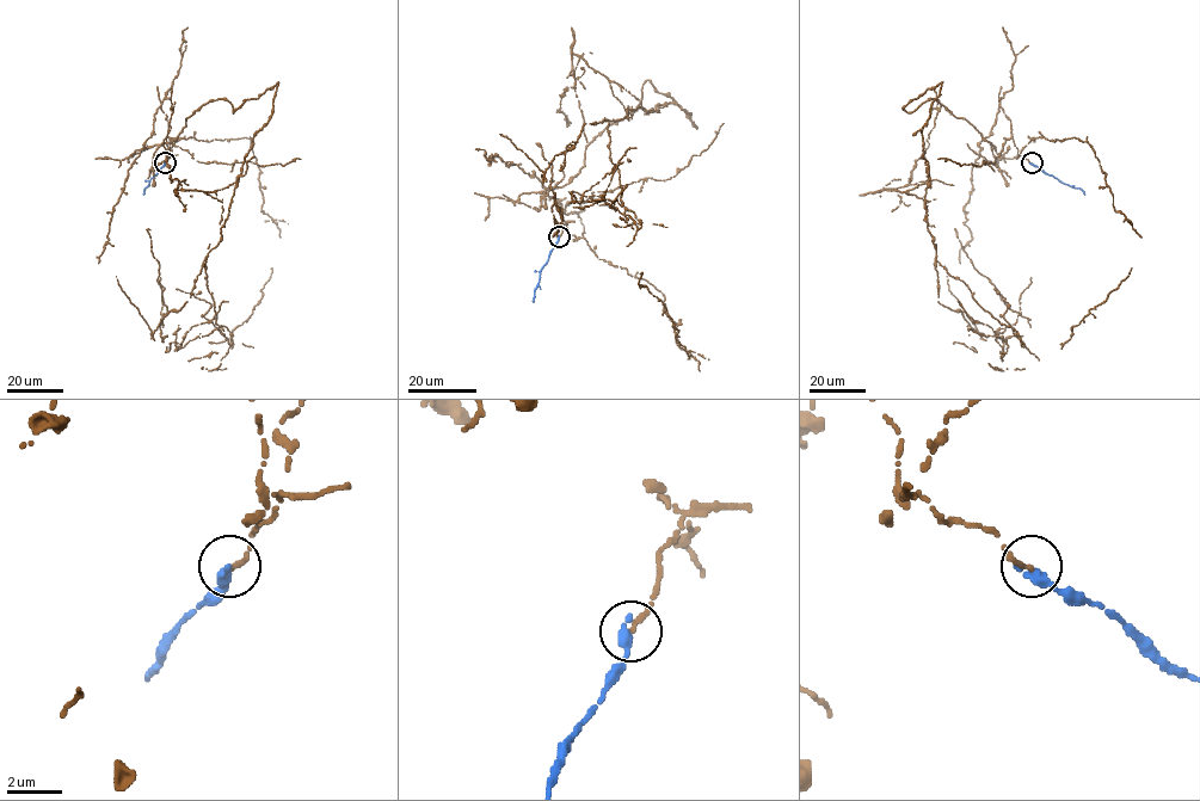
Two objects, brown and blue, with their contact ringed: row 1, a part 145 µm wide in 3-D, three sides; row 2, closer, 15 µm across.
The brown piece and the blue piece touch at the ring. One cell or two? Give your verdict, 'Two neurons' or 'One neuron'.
Two neurons

